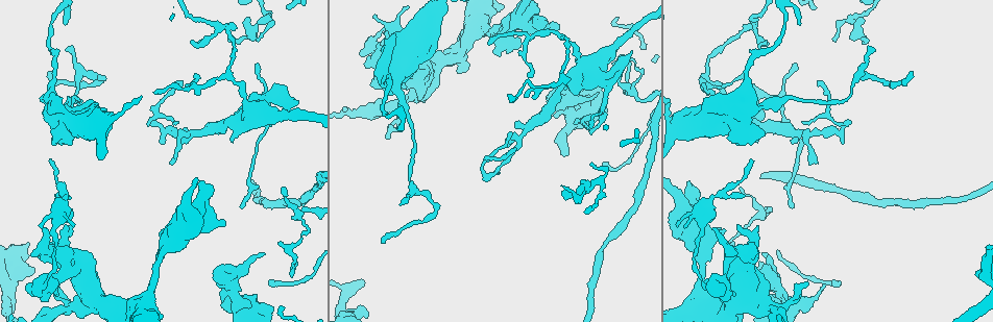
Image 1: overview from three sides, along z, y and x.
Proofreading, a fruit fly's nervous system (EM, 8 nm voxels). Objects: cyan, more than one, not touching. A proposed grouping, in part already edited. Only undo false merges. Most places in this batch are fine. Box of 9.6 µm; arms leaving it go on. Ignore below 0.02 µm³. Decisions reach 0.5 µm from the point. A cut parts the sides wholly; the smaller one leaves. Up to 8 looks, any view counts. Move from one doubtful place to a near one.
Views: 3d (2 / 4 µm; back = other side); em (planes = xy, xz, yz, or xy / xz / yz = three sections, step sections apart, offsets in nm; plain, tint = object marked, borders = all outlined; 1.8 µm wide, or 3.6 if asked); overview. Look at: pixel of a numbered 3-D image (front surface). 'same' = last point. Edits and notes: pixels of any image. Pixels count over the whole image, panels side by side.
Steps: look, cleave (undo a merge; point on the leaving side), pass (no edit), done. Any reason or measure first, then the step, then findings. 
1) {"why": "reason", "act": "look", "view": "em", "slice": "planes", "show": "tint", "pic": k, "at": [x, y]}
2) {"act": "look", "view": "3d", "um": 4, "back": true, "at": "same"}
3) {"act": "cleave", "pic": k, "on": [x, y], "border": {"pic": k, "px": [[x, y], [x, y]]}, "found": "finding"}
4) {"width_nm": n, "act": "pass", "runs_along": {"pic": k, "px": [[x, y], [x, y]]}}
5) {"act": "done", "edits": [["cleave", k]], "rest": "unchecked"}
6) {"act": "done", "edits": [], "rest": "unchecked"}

{"why": "sudden change in width", "act": "look", "view": "3d", "um": 2, "pic": 1, "at": [749, 221]}

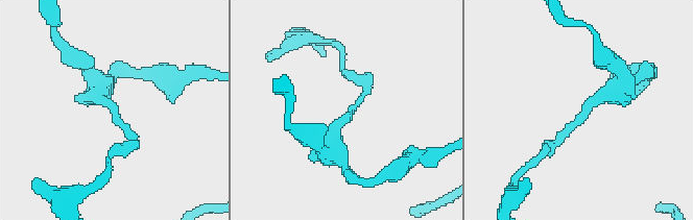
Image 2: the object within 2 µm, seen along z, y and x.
{"act": "look", "view": "em", "slice": "yz", "step": 4, "show": "tint", "pic": 2, "at": [589, 105]}

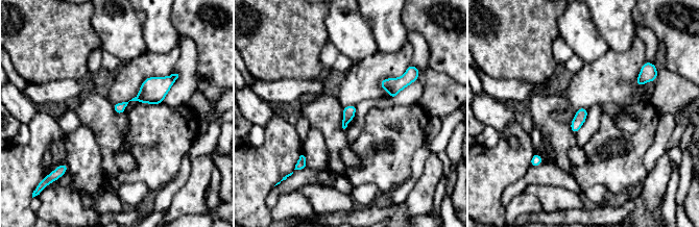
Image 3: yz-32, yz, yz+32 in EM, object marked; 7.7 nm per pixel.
{"act": "look", "view": "em", "slice": "planes", "show": "borders", "at": "same"}

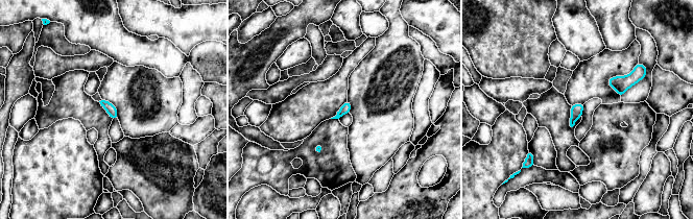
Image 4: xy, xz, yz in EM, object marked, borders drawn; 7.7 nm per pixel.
{"width_nm": 80, "act": "pass", "found": "continuous, no second neuron"}

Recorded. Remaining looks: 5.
{"why": "sudden change in width", "act": "look", "view": "3d", "um": 4, "pic": 1, "at": [271, 97]}

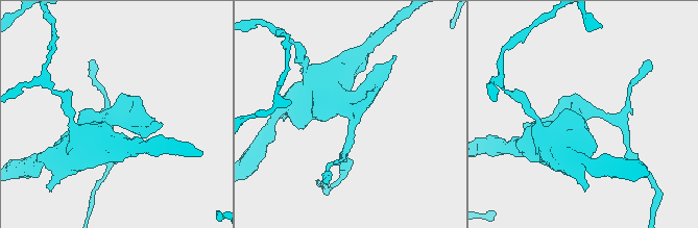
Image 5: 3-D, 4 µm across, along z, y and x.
{"why": "need the tissue", "act": "look", "view": "em", "um": 3.6, "slice": "xy", "step": 8, "show": "tint", "pic": 5, "at": [353, 112]}

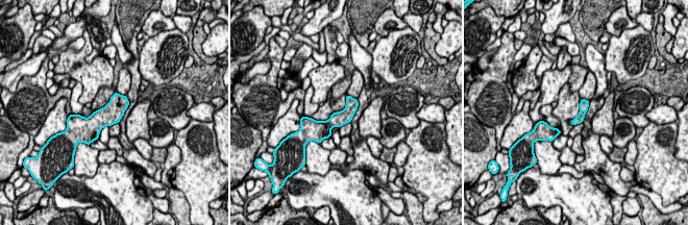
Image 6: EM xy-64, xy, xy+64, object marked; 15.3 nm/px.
{"act": "look", "view": "em", "um": 3.6, "slice": "planes", "show": "tint", "at": "same"}

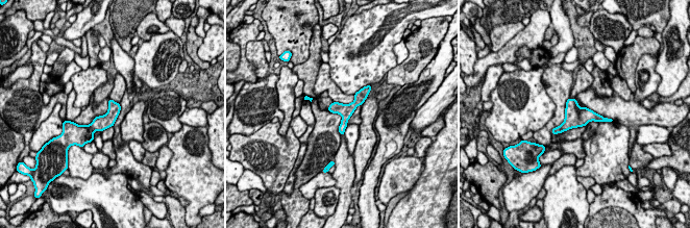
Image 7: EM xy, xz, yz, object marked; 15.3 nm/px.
{"act": "pass", "runs_along": {"pic": 7, "px": [[362, 92], [345, 114], [341, 129]]}, "found": "continuous, no second neuron"}

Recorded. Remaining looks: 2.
{"why": "sharp bend", "act": "look", "view": "em", "slice": "xy", "step": 4, "show": "tint", "pic": 1, "at": [532, 35]}

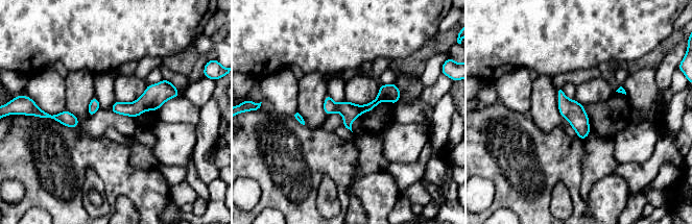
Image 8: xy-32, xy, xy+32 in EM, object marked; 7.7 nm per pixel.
{"width_nm": 120, "act": "pass", "runs_along": {"pic": 8, "px": [[397, 91], [364, 108], [326, 108]]}, "found": "continuous, no second neuron"}

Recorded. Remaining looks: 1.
{"act": "done", "edits": [], "rest": "unchecked"}

